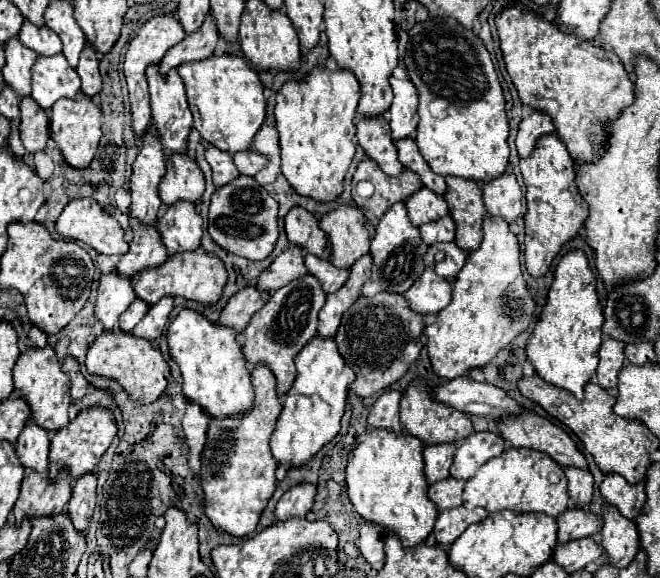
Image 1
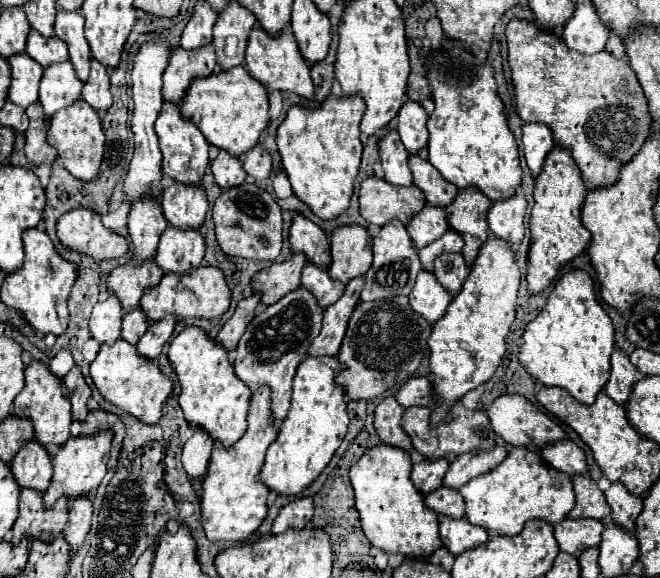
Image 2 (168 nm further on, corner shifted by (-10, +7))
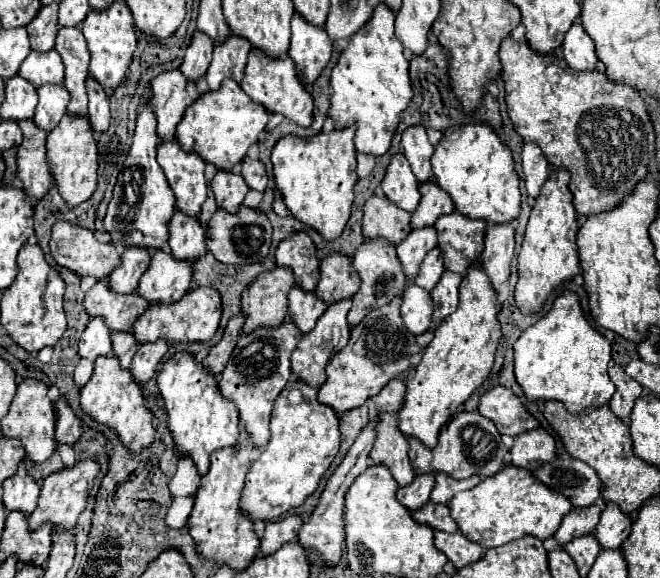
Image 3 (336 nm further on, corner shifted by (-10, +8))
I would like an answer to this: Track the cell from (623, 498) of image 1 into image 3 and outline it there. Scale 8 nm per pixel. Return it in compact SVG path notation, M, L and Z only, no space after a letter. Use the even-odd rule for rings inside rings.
M606 506L602 510L602 516L596 528L596 538L602 548L618 550L622 542L628 538L630 528L632 528L630 516L622 514L616 506Z

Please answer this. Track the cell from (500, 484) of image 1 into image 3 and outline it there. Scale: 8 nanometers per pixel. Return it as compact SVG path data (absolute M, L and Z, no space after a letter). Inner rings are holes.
M514 464L504 466L498 474L494 474L494 478L486 478L478 486L454 494L448 508L460 532L484 550L502 546L526 534L546 540L558 530L562 518L572 510L566 496L554 494L554 490L542 486L530 470L522 470Z

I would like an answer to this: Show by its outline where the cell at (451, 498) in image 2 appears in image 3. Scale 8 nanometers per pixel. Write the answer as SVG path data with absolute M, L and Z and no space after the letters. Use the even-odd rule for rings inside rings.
M428 502L422 510L416 510L412 514L412 518L418 524L426 524L434 530L442 530L442 532L458 532L458 526L454 526L454 520L450 518L450 510L448 506L434 506L432 502Z

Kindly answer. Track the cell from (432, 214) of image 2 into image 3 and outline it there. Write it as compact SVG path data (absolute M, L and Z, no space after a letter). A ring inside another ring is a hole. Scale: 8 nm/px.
M422 228L422 230L412 230L398 246L396 246L396 254L398 260L402 264L402 270L406 274L406 286L414 284L414 278L418 276L420 264L424 260L424 256L436 246L438 238L434 234L434 228Z

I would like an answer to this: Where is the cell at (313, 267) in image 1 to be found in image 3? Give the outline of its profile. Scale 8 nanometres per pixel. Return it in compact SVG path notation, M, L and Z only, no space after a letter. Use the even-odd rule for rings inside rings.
M290 290L288 294L288 320L292 320L298 328L300 334L308 334L314 326L316 320L320 318L320 314L326 310L328 306L316 298L316 294L302 294L302 290Z

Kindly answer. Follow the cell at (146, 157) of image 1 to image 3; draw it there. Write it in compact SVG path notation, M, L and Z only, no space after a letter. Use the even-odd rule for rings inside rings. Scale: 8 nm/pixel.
M124 250L122 252L122 264L114 274L110 274L110 290L116 294L132 294L138 288L138 282L142 274L148 270L150 264L150 252L148 250Z

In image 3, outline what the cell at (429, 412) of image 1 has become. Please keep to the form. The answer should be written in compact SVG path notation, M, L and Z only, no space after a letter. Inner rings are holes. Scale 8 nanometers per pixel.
M458 412L456 418L452 418L438 436L438 446L434 450L426 450L418 440L408 440L410 450L410 464L416 470L416 474L432 474L432 472L444 472L452 476L454 480L470 478L474 474L480 476L480 480L494 476L498 470L502 470L508 462L508 448L502 444L500 434L488 418L482 418L482 414L474 412Z

